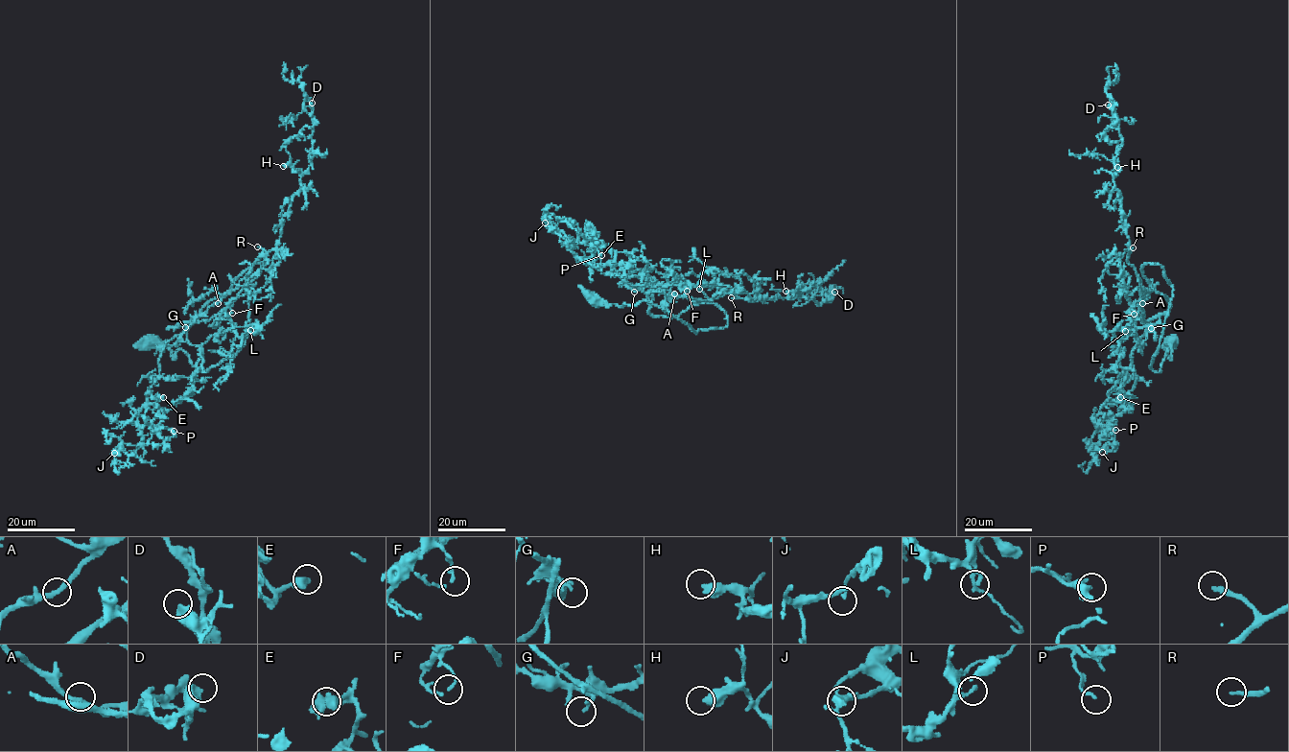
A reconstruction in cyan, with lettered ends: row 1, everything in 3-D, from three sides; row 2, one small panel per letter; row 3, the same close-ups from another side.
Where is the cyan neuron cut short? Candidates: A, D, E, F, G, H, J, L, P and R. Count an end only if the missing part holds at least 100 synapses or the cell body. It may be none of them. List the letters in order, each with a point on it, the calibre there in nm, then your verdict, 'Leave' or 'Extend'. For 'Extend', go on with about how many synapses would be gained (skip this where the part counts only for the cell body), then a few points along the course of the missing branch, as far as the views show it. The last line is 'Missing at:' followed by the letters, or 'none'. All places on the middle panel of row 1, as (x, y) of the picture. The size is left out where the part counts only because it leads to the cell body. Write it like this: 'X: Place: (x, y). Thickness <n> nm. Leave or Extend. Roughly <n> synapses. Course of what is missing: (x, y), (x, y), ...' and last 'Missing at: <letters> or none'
A: Place: (674, 293). Thickness 180 nm. Leave
D: Place: (834, 292). Thickness 480 nm. Extend. Roughly 120 synapses. Course of what is missing: (834, 292), (839, 282), (847, 280), (857, 278), (864, 283), (859, 282), (855, 287)
E: Place: (601, 255). Thickness 480 nm. Leave
F: Place: (687, 291). Thickness 170 nm. Leave
G: Place: (634, 292). Thickness 170 nm. Leave
H: Place: (785, 291). Thickness 460 nm. Leave
J: Place: (545, 223). Thickness 170 nm. Leave
L: Place: (699, 289). Thickness 170 nm. Leave
P: Place: (601, 255). Thickness 170 nm. Leave
R: Place: (731, 297). Thickness 200 nm. Extend. Roughly 450 synapses. Course of what is missing: (731, 297), (734, 295), (742, 296), (748, 293), (764, 300), (753, 306), (771, 303), (775, 292), (781, 291)
Missing at: D, R

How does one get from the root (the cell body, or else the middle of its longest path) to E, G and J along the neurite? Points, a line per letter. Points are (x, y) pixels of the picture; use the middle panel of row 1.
E: (594, 297), (650, 301), (695, 333), (727, 325), (707, 302), (654, 316), (647, 294), (583, 258), (601, 255)
G: (594, 297), (650, 301), (695, 333), (727, 325), (707, 302), (654, 316), (616, 272), (651, 280), (634, 292)
J: (594, 297), (650, 301), (695, 333), (727, 325), (707, 302), (654, 316), (647, 294), (545, 223)

